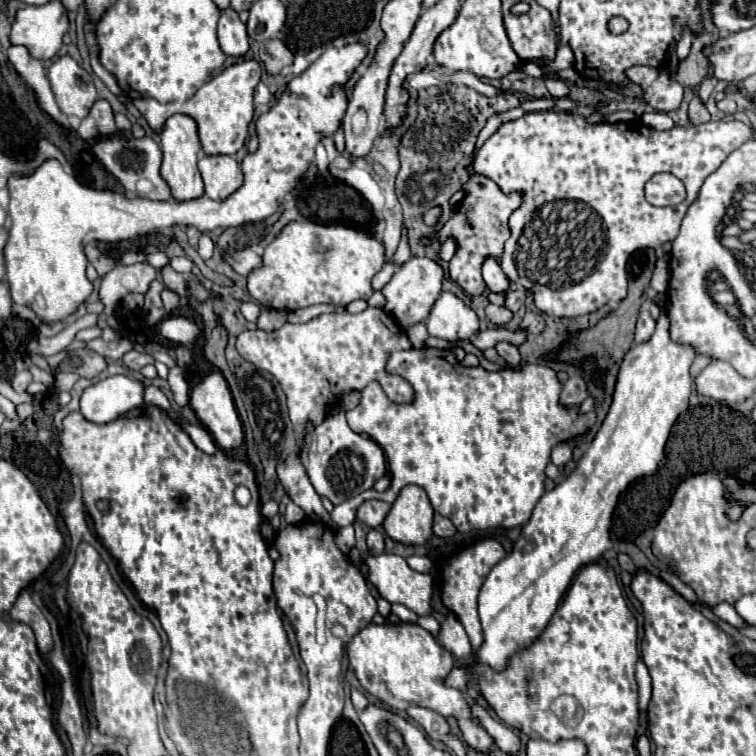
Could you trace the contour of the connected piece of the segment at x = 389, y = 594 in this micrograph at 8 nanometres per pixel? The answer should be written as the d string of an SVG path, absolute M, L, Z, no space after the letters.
M369 554L365 558L365 566L367 566L367 578L369 582L377 588L377 592L389 600L391 604L403 604L409 610L413 610L415 614L423 616L423 614L431 614L431 592L433 592L433 578L429 574L421 574L415 572L407 566L405 558L397 556L397 554Z

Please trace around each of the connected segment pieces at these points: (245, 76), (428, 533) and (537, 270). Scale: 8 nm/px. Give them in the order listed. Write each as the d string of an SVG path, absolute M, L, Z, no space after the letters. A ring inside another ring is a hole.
M241 58L239 62L223 68L217 76L213 76L211 80L207 80L197 92L195 96L191 96L185 102L167 102L161 104L153 98L137 98L133 100L135 108L145 116L145 120L149 122L151 128L161 130L161 122L165 122L165 118L169 118L169 114L189 114L195 118L197 126L199 126L199 138L201 138L201 146L205 154L235 154L237 150L243 148L247 134L249 134L249 124L253 120L253 92L255 86L261 82L261 64L253 58Z
M405 486L393 502L383 528L395 542L421 546L433 538L433 516L425 490L419 486Z
M547 110L547 112L529 112L517 120L503 122L475 156L473 166L477 174L493 180L505 194L519 192L523 196L521 206L509 216L511 236L505 242L501 254L501 268L509 280L529 290L533 294L535 306L541 312L559 318L589 314L609 302L621 302L619 308L611 316L603 318L597 326L589 328L587 332L575 334L569 346L565 346L565 350L561 352L563 360L573 362L577 360L577 348L583 348L583 360L591 362L589 370L585 372L585 380L589 392L595 398L597 422L583 436L585 444L589 444L595 438L597 430L601 428L607 416L619 364L633 344L633 330L643 302L643 298L635 296L633 292L627 294L627 258L637 250L629 260L629 284L649 284L657 260L653 250L661 248L665 242L671 242L677 236L681 218L685 216L689 202L697 198L697 190L701 188L701 182L713 170L717 170L717 166L721 166L721 162L733 150L737 150L737 146L753 138L755 138L753 126L741 120L719 120L719 122L705 122L699 126L685 126L685 128L675 126L667 132L659 132L655 128L645 126L641 120L617 122L617 124L609 124L609 122L589 124L583 116L567 116ZM659 172L669 172L685 184L687 190L685 202L677 206L657 208L645 200L645 192L643 192L645 184L651 176Z

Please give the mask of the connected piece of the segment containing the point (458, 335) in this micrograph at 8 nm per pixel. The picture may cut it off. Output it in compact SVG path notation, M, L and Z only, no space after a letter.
M441 292L425 324L431 336L443 340L471 338L479 330L477 314L451 292Z

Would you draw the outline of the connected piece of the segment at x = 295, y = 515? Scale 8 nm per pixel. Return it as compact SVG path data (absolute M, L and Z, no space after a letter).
M295 502L287 504L287 512L285 512L285 521L287 524L299 524L305 518L305 512L301 510L301 506L297 506Z

